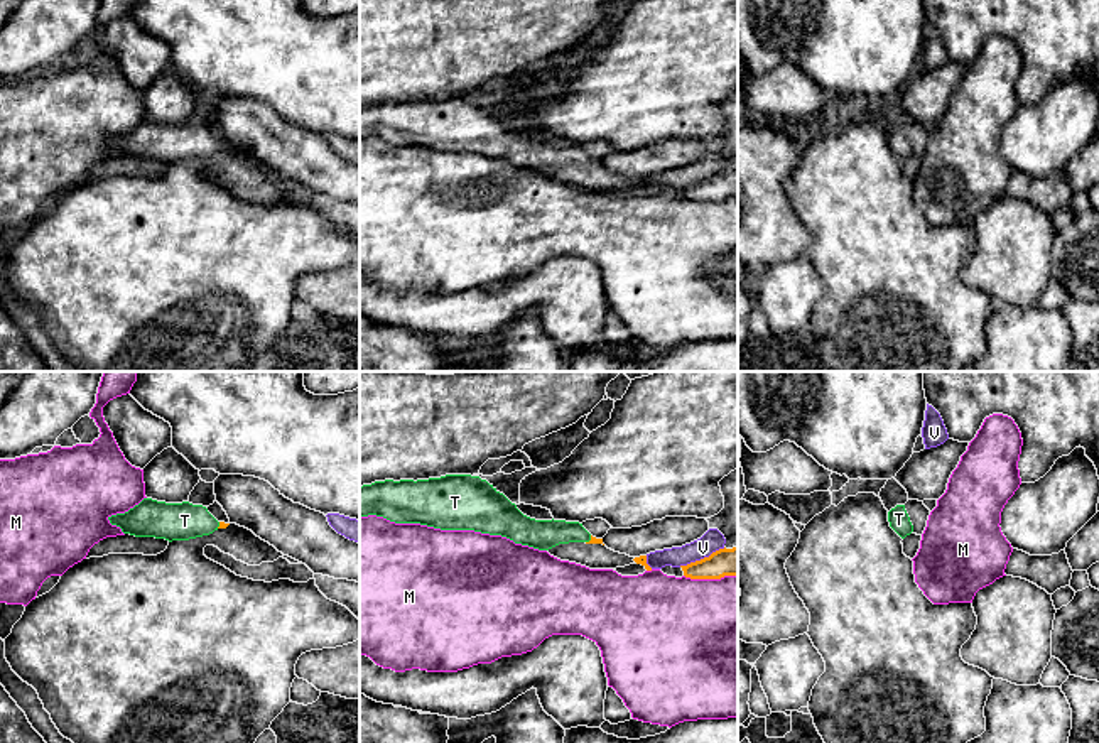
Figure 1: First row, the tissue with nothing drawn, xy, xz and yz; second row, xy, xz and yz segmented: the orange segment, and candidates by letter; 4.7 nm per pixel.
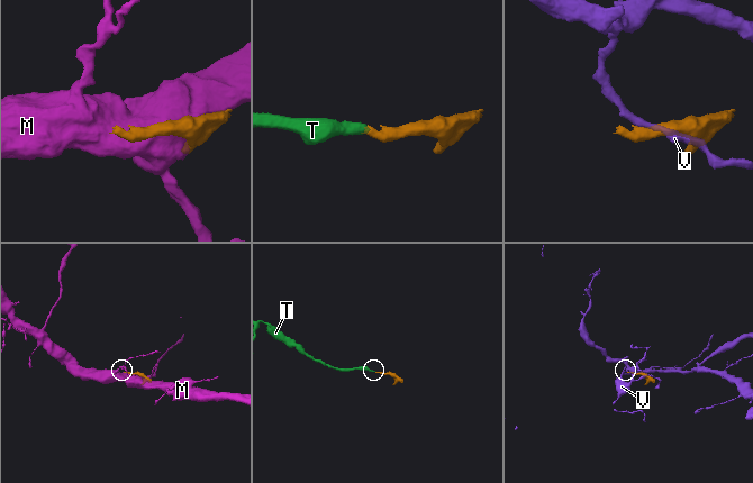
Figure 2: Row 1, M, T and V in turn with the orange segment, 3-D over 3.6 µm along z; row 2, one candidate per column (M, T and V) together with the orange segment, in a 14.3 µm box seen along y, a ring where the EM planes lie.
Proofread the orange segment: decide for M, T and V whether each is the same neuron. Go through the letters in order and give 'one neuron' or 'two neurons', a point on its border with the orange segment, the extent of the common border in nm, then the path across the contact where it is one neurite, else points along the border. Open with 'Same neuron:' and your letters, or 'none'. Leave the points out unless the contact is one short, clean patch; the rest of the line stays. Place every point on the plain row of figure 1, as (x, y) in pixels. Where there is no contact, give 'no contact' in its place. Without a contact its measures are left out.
Same neuron: T
M: two neurons; contact xz (711, 200); length 260 nm
T: one neuron; contact xz (591, 161); length 50 nm; way xz (593, 161), (591, 161), (579, 156), (541, 156)
V: two neurons; contact xz (701, 181); length 240 nm

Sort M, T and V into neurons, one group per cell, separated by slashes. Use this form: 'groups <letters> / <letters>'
groups M / T / V

